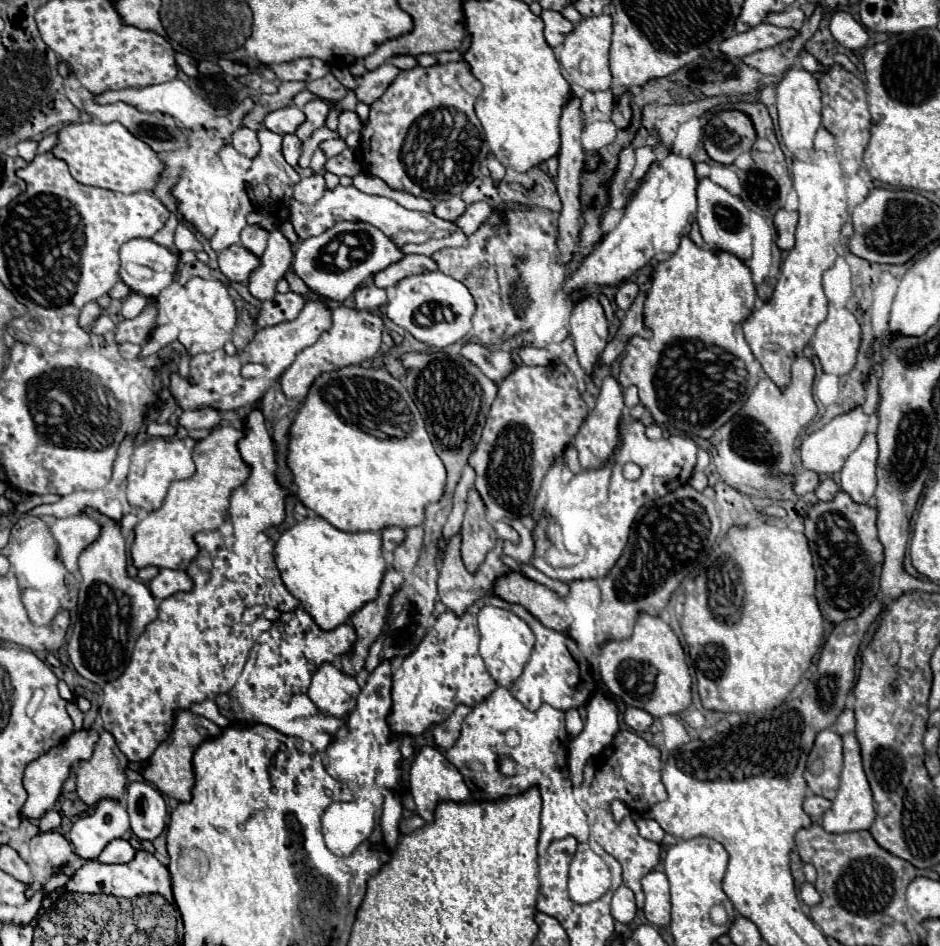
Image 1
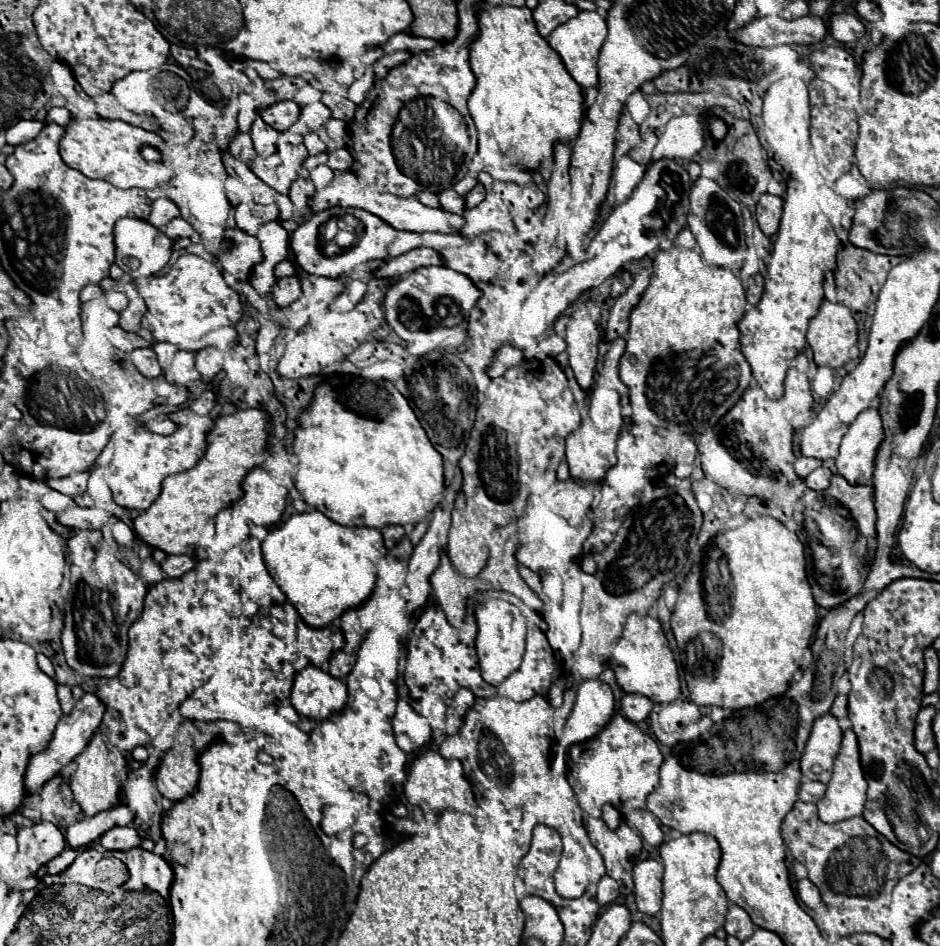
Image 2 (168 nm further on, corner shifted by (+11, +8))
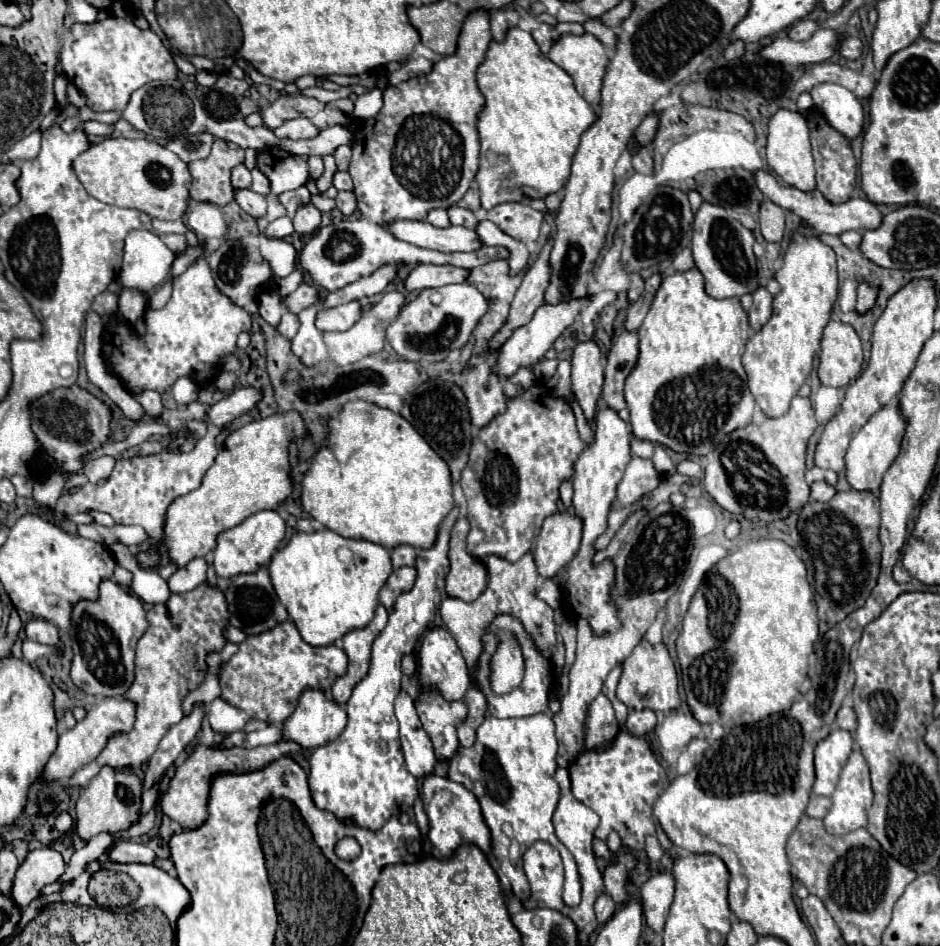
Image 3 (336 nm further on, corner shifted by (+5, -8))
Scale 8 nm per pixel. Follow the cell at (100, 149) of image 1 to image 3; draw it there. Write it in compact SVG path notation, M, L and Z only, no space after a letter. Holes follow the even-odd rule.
M105 138L93 144L89 150L77 156L73 162L75 174L83 188L97 200L105 204L115 204L119 208L135 208L157 220L177 220L189 208L189 168L179 156L175 156L165 146L153 140L127 140L127 138ZM147 170L167 170L169 180L157 182L147 176Z

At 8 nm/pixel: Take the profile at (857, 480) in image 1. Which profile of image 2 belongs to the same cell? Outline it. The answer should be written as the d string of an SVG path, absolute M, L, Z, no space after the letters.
M875 410L861 412L839 444L839 454L835 458L837 474L849 484L871 486L873 456L881 436L879 414Z

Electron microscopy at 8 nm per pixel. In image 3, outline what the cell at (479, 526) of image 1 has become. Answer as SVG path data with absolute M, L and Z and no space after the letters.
M467 518L457 520L451 530L451 542L449 542L451 570L447 574L445 592L451 598L473 602L481 596L481 592L487 586L487 570L477 558L467 554L465 550L467 534L469 534Z

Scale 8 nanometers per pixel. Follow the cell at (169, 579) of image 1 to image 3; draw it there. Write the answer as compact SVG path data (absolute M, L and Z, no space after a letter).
M195 558L191 560L187 566L179 568L167 582L169 582L169 590L173 594L183 594L189 592L193 588L197 588L199 584L205 582L205 572L207 572L207 560L205 558Z

